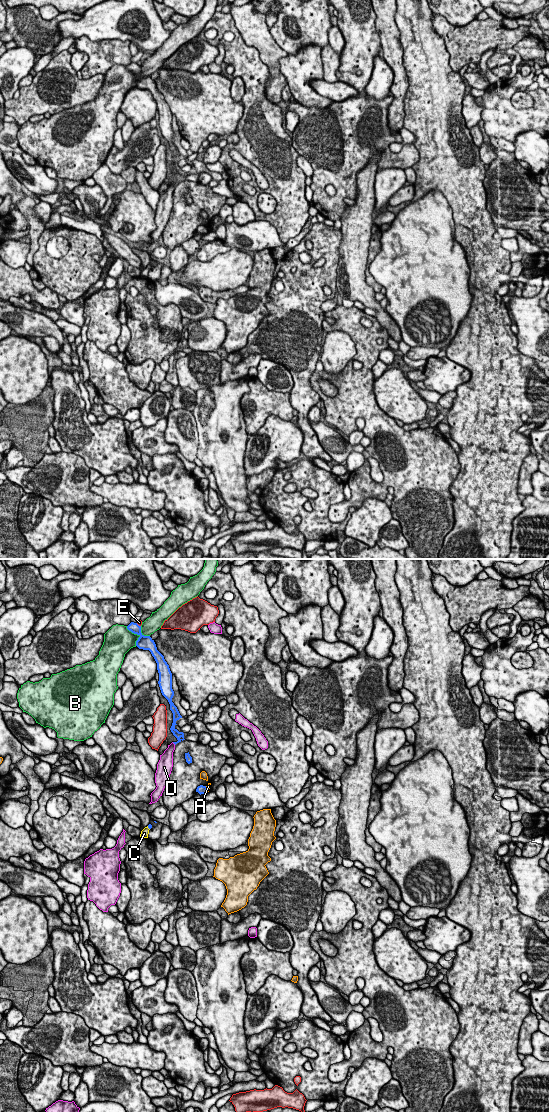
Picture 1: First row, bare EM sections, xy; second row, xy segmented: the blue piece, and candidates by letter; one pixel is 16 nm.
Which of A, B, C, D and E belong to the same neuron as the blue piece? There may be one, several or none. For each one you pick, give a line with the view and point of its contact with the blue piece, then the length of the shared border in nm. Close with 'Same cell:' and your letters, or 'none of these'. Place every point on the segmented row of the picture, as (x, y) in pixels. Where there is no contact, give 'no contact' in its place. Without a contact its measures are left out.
C: xy (148, 827) | 70 nm
Same cell: C

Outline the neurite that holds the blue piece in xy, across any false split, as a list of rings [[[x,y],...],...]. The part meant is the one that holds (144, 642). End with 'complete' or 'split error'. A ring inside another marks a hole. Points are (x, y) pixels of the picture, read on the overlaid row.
[[[131,622],[127,626],[127,629],[132,633],[140,636],[136,641],[136,646],[139,649],[149,650],[157,663],[157,670],[159,673],[158,684],[162,695],[168,700],[170,704],[170,710],[173,713],[173,723],[170,730],[178,740],[177,742],[173,742],[176,745],[177,743],[185,739],[184,739],[184,733],[179,732],[175,728],[175,726],[177,725],[176,721],[182,718],[182,716],[180,715],[177,707],[172,702],[174,691],[172,689],[172,673],[170,671],[169,665],[165,661],[164,656],[157,650],[154,640],[150,636],[144,636],[141,633],[141,626],[139,626],[137,623]]]; complete

